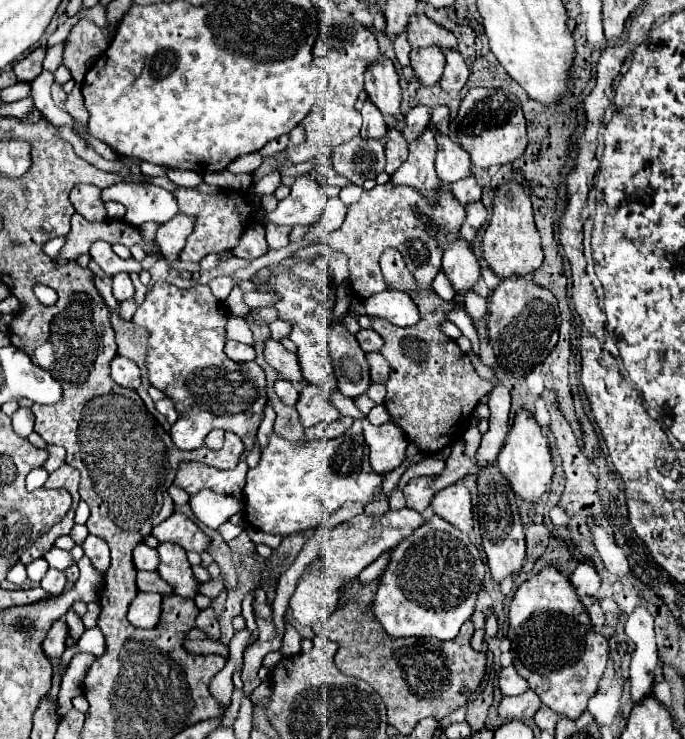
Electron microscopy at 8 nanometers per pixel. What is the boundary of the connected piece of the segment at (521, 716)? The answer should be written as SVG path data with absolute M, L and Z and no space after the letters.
M533 690L519 696L503 696L499 704L499 716L503 720L529 720L541 708L541 700Z

